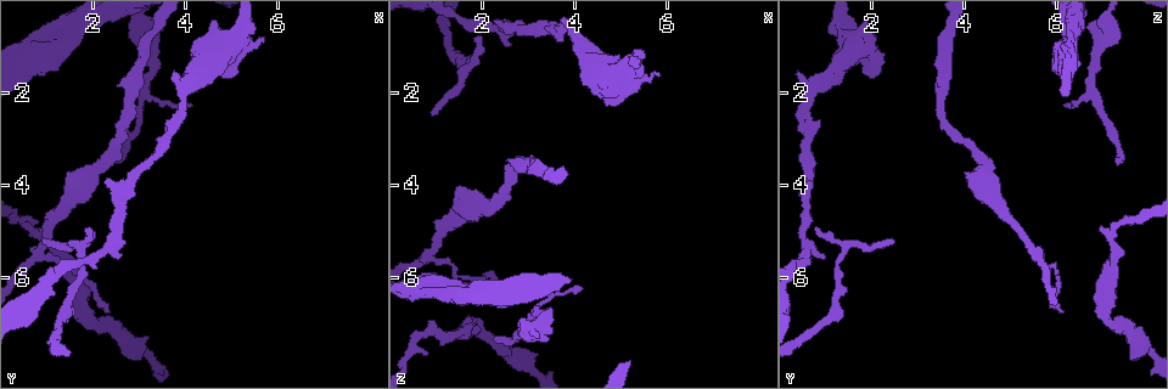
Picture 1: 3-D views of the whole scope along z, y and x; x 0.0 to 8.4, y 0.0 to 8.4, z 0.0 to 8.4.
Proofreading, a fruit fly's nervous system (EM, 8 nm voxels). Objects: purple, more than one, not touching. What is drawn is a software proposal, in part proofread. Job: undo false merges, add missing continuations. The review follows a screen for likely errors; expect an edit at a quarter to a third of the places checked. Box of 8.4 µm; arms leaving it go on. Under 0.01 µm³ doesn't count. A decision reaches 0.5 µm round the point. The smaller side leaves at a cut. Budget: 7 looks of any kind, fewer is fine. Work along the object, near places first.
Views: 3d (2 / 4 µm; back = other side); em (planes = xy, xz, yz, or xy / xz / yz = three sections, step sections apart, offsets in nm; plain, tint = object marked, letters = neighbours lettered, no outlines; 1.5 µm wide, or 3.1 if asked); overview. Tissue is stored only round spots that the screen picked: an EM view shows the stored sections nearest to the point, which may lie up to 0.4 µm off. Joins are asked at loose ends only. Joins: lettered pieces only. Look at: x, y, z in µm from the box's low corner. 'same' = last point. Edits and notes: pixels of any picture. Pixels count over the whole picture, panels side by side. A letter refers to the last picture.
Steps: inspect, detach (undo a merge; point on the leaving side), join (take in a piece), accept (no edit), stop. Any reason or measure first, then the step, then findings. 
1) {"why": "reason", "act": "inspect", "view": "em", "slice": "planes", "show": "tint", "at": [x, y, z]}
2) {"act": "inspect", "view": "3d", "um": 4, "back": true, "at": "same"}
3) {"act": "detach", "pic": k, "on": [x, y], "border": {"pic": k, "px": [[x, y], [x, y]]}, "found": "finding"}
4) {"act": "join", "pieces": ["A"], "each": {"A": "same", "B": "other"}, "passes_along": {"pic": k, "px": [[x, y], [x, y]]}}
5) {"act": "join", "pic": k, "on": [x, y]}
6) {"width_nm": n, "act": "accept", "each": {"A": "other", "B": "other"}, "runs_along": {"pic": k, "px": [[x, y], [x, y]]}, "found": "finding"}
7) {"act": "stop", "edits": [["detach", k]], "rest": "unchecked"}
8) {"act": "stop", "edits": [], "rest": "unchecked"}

{"why": "thick end", "act": "inspect", "view": "3d", "um": 2, "at": [5.00, 1.55, 2.15]}

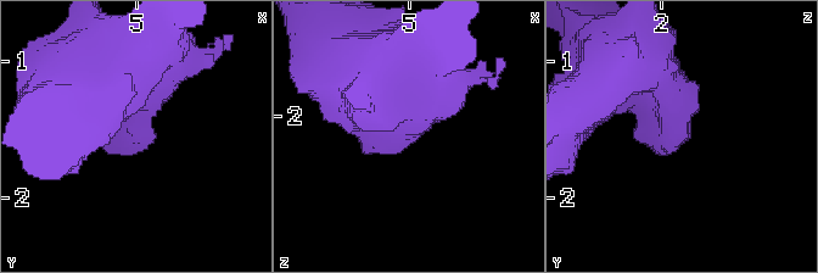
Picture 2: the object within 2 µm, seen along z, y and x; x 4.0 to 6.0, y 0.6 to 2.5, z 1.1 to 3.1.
{"why": "now the EM", "act": "inspect", "view": "em", "slice": "yz", "step": 8, "show": "letters", "at": [4.96, 1.60, 2.12]}

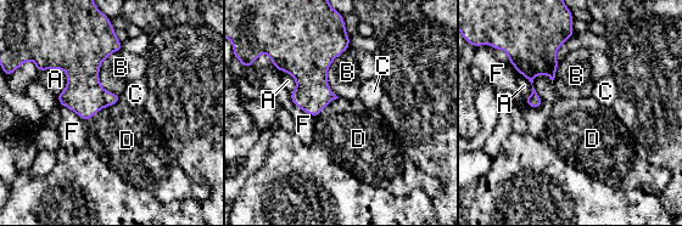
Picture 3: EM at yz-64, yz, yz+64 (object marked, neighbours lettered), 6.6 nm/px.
{"longest_contact_nm": ["B", 320], "act": "accept", "each": {"A": "other", "B": "other", "C": "other", "D": "other", "F": "other"}, "border": {"pic": 3, "px": [[122, 99], [101, 107], [85, 122]]}, "found": "none of them fits"}

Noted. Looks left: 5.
{"why": "an open end", "act": "inspect", "view": "em", "slice": "planes", "show": "plain", "at": [2.35, 3.55, 7.35]}

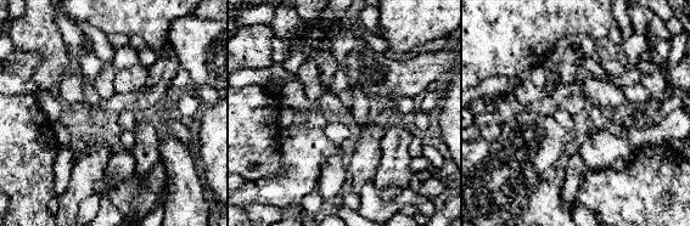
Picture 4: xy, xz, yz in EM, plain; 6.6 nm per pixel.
{"why": "what lies round it", "act": "inspect", "view": "em", "slice": "planes", "show": "letters", "at": "same"}

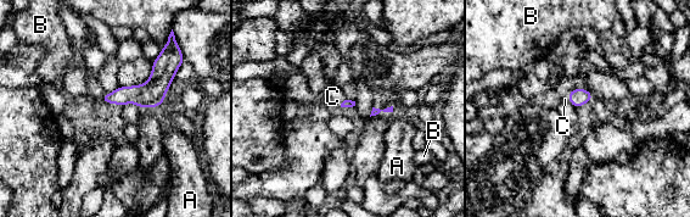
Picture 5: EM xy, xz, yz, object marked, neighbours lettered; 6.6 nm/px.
{"longest_contact_nm": ["C", 80], "act": "join", "pieces": ["C"], "each": {"A": "other", "B": "other", "C": "same"}, "passes_along": {"pic": 5, "px": [[347, 103], [343, 101], [332, 96]]}, "found": "the cell continues"}

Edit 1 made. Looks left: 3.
{"act": "stop", "edits": [["join", 5]], "rest": "unchecked"}

